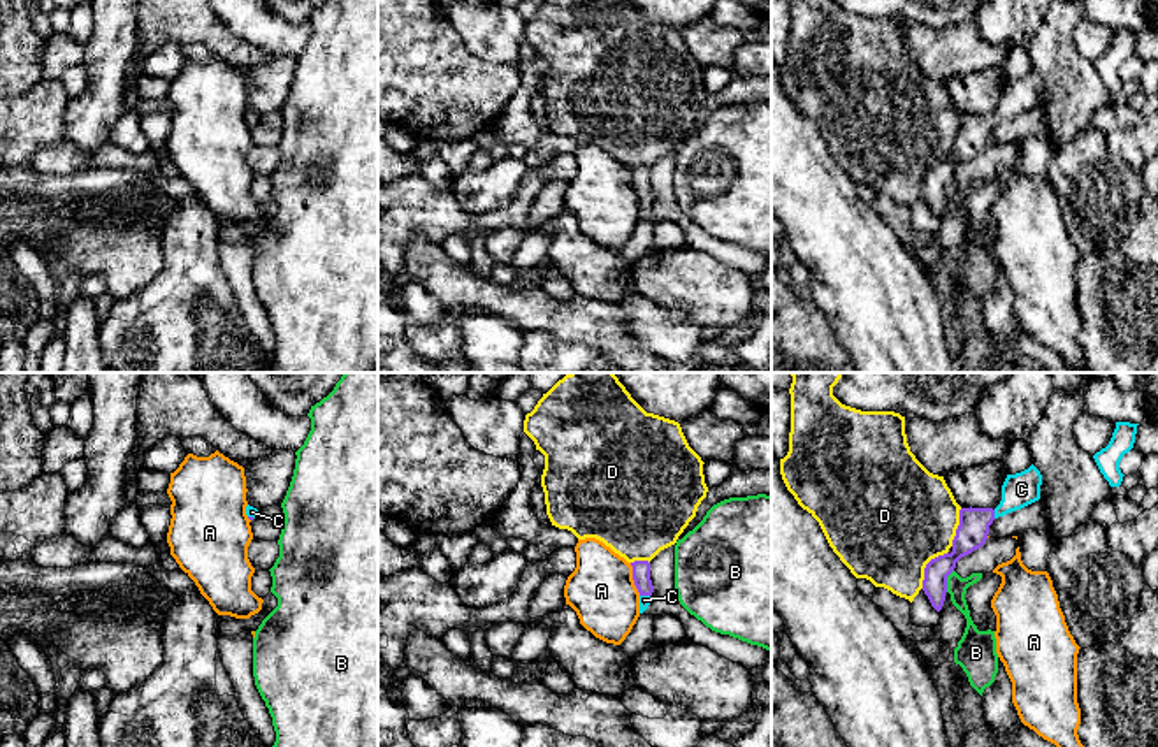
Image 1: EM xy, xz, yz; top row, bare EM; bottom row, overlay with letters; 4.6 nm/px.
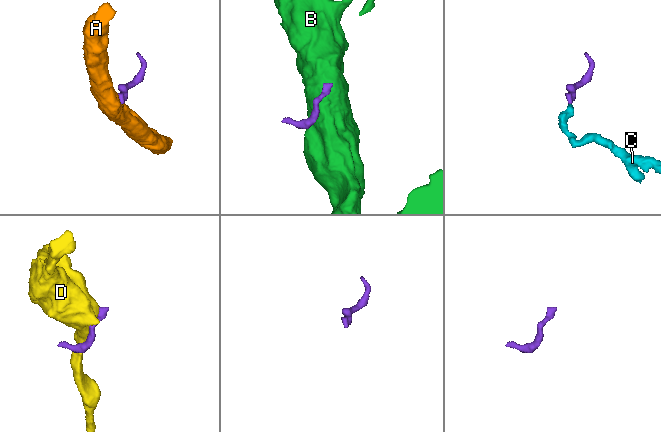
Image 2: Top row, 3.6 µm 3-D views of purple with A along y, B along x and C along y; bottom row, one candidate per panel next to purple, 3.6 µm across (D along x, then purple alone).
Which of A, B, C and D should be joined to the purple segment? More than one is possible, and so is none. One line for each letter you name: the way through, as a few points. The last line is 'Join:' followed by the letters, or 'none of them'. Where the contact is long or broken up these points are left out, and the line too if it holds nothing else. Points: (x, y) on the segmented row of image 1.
C: way yz (974, 522), (993, 514), (1021, 489)
Join: C

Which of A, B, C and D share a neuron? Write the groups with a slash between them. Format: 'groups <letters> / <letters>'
groups A / B / C / D

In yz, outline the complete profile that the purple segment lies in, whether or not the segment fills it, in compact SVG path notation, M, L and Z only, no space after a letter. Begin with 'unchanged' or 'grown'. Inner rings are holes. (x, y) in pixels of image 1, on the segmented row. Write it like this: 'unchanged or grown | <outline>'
grown | M1031 464L1028 469L1007 475L1002 485L1002 501L993 508L961 508L959 526L952 540L952 552L931 559L924 568L923 591L931 606L940 612L947 592L947 577L954 571L956 562L981 548L989 534L995 519L1021 510L1040 499L1042 475Z

